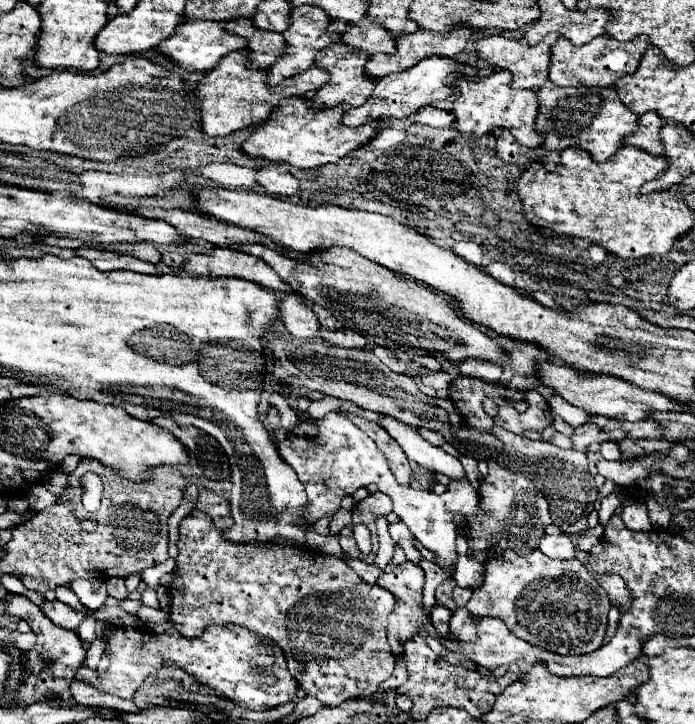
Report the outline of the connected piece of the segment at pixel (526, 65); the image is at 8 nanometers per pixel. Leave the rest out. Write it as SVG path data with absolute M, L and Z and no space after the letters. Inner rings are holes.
M555 33L547 35L539 45L529 47L527 43L521 41L513 41L513 39L505 39L501 35L493 35L493 37L485 37L481 41L477 41L475 49L479 53L481 59L485 59L493 69L505 69L513 75L511 79L511 89L533 89L537 91L539 87L545 85L547 81L547 65L549 65L549 51L551 45L557 41Z

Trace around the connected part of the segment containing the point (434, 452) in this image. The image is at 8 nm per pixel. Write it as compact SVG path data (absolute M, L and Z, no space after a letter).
M385 415L379 419L379 425L399 443L399 447L405 451L405 455L419 463L423 469L431 473L443 473L447 477L465 477L463 465L457 457L445 453L441 447L433 447L429 441L421 437L421 433L415 427L403 425L395 417Z

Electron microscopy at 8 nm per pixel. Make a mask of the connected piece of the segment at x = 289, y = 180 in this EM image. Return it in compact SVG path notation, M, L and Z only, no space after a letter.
M269 165L261 171L257 171L257 183L267 189L271 195L279 197L291 197L299 191L299 181L287 171L285 165Z

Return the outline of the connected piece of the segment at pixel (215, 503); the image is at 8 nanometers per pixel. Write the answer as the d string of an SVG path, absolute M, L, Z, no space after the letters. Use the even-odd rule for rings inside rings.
M199 487L199 499L197 499L195 507L211 517L229 517L231 515L229 501L213 491L207 491L205 487Z

